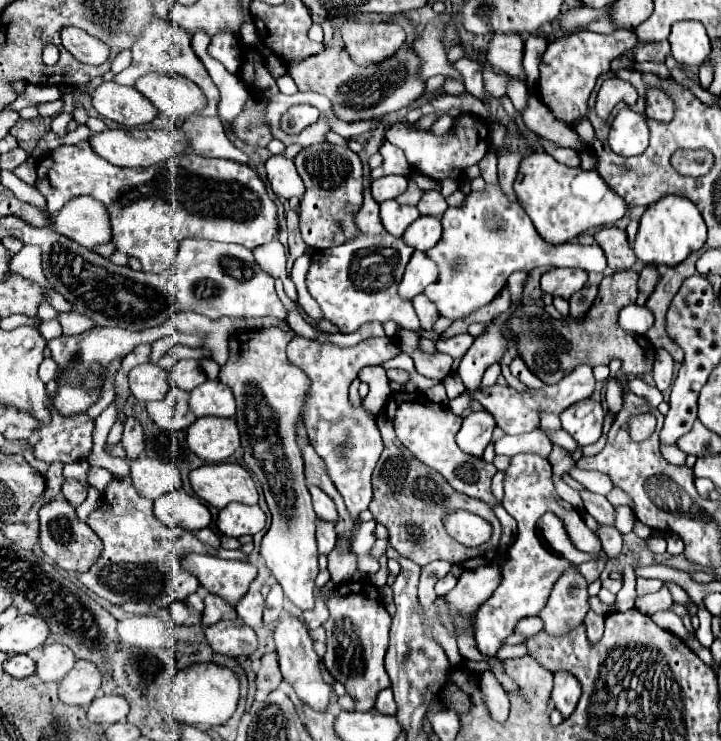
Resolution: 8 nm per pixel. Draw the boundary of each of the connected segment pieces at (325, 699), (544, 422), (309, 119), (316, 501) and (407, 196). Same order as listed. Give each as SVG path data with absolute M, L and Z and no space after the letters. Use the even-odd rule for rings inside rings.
M285 613L279 619L279 625L275 627L275 647L277 647L277 657L279 657L279 667L283 673L283 679L295 689L297 697L313 707L315 711L325 711L329 703L329 693L331 687L323 681L321 671L319 671L319 655L313 649L313 641L305 629L305 625L295 619L291 613Z
M541 412L540 424L546 430L546 435L549 437L550 441L551 433L562 428L559 416L552 413Z
M295 105L281 117L281 129L289 135L301 133L305 127L315 123L319 119L319 109L311 105Z
M309 485L309 491L311 491L311 497L313 497L313 507L315 507L317 517L319 519L325 519L325 521L331 521L331 523L337 523L339 515L337 515L337 509L335 509L333 499L329 495L325 495L315 485Z
M409 181L407 191L405 191L403 195L399 195L397 201L399 201L399 203L405 203L405 205L417 205L421 197L423 197L423 189L419 189L419 187L415 185L415 181Z

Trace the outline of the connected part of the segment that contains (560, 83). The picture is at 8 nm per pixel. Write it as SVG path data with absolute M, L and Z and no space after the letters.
M575 31L571 35L559 37L549 41L547 51L543 53L539 71L539 89L543 95L543 103L547 107L551 107L555 117L569 117L569 119L561 119L565 123L573 123L575 119L585 117L587 113L587 99L589 93L595 87L595 81L601 73L609 71L609 63L623 55L625 51L633 49L637 45L637 35L633 31L617 31L611 35L599 35L599 33L591 33L591 31Z

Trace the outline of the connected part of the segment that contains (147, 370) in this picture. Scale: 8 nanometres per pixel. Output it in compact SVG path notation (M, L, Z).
M153 363L137 365L129 373L129 389L135 399L145 403L161 399L169 391L169 371Z

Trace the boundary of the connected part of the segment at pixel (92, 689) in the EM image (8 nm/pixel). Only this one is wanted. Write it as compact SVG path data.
M75 661L75 667L59 683L59 699L67 705L89 707L101 685L99 669L89 661Z

